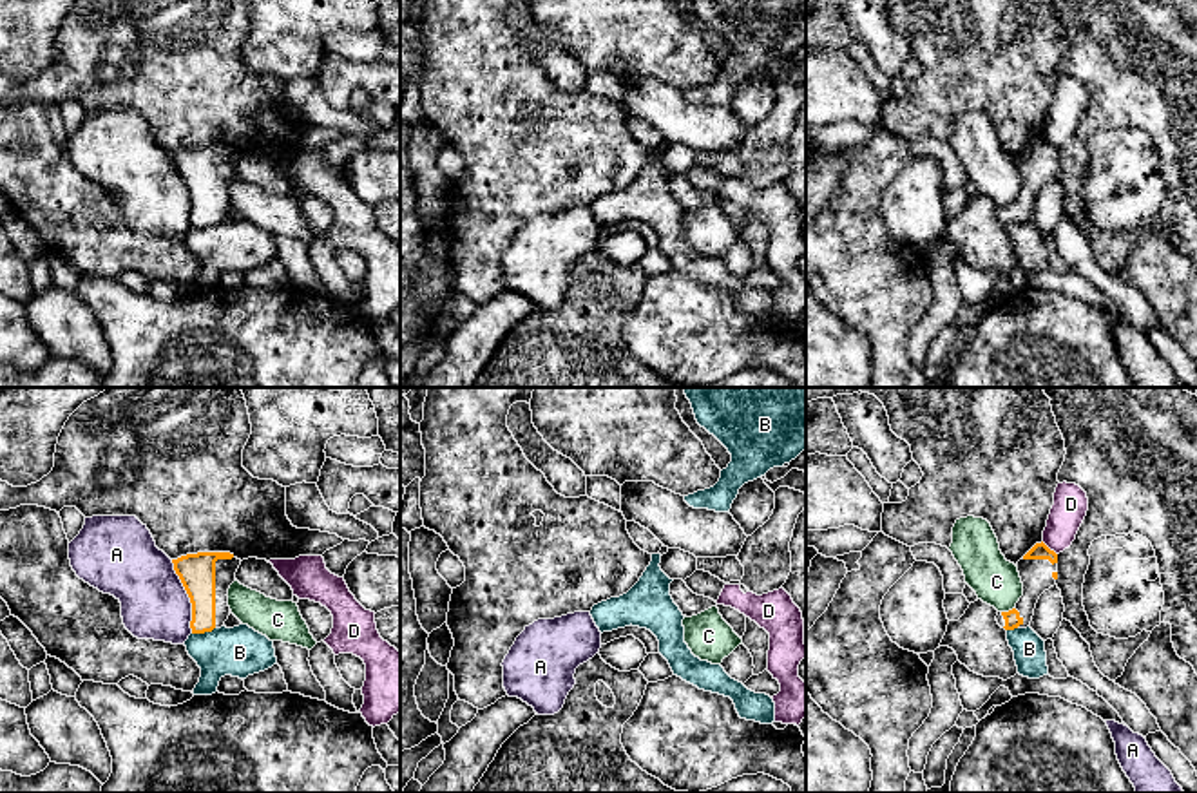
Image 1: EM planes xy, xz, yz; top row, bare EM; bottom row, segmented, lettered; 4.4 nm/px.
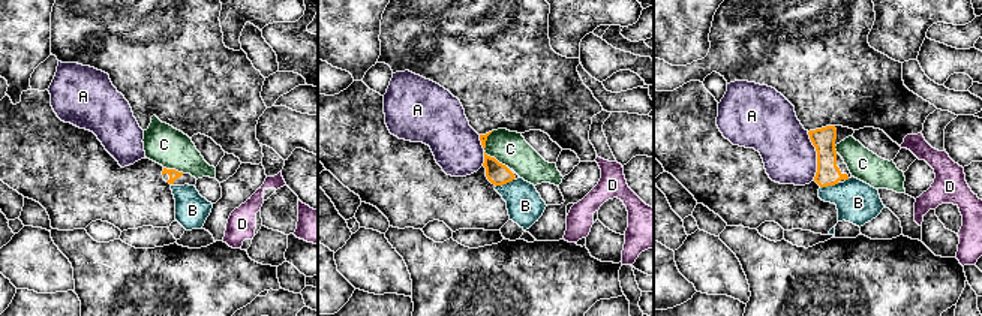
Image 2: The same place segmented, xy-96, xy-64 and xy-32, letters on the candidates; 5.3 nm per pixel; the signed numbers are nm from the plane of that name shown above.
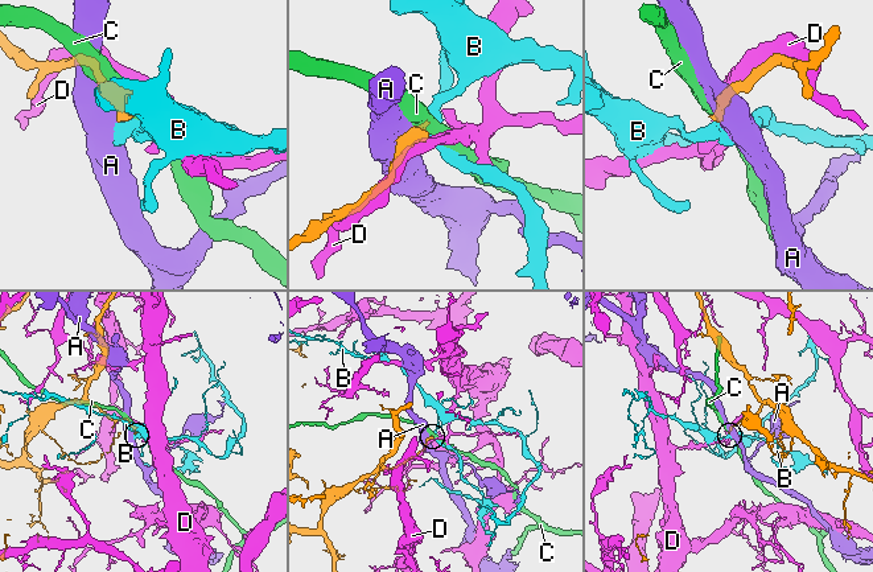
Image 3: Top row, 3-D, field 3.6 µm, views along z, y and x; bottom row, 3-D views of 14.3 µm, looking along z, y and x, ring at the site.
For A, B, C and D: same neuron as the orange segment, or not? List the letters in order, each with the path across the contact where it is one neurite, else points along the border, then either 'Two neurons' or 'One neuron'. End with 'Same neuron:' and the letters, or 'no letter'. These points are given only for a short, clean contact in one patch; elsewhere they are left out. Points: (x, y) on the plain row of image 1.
A: Boundary: xy (171, 154), (191, 198), (192, 227). Two neurons
B: Two neurons
C: Boundary: yz (1013, 201), (1002, 207). Two neurons
D: Two neurons
Same neuron: no letter

